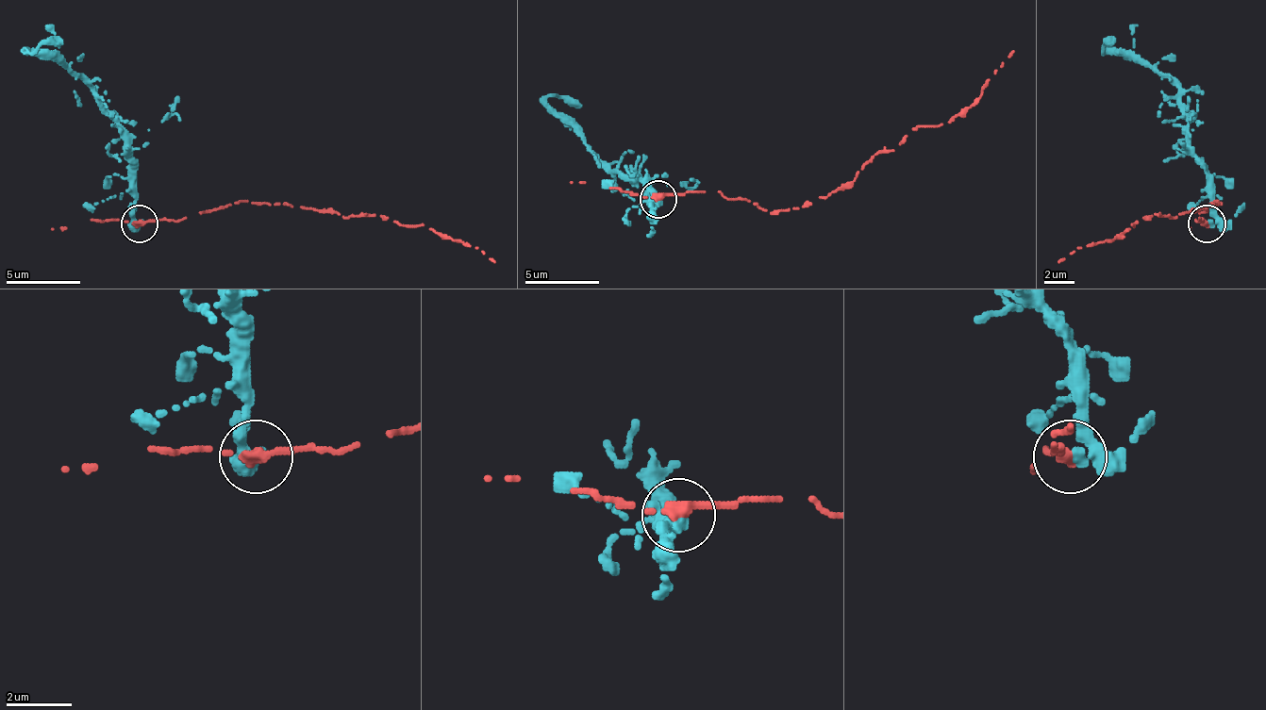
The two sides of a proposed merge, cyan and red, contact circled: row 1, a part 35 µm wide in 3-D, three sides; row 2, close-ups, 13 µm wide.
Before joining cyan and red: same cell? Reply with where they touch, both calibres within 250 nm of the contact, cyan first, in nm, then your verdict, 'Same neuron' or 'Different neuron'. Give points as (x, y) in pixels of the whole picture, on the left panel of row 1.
Place: (140, 223). Thickness 200 nm (cyan) against 320 nm. Different neuron

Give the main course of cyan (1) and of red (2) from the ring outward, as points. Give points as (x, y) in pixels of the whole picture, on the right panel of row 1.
1: (1207, 222), (1215, 219), (1211, 173), (1189, 144), (1181, 91), (1155, 69), (1107, 54), (1103, 46), (1114, 39)
2: (1207, 222), (1200, 215), (1219, 200), (1170, 219), (1158, 215), (1137, 222), (1057, 263)

